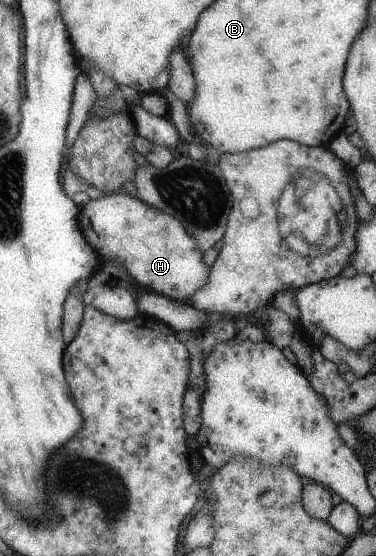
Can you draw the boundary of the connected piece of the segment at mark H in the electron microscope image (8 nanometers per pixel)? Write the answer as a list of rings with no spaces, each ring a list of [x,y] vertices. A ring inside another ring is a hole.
[[[106,193],[95,200],[88,200],[80,207],[79,224],[83,228],[84,236],[87,237],[88,244],[96,249],[105,260],[120,260],[122,266],[126,268],[128,275],[136,280],[138,286],[158,293],[172,301],[183,303],[192,296],[202,284],[208,280],[210,266],[203,262],[203,253],[200,248],[196,248],[196,240],[188,234],[187,229],[180,224],[180,220],[164,214],[150,204],[142,202],[132,194]]]

